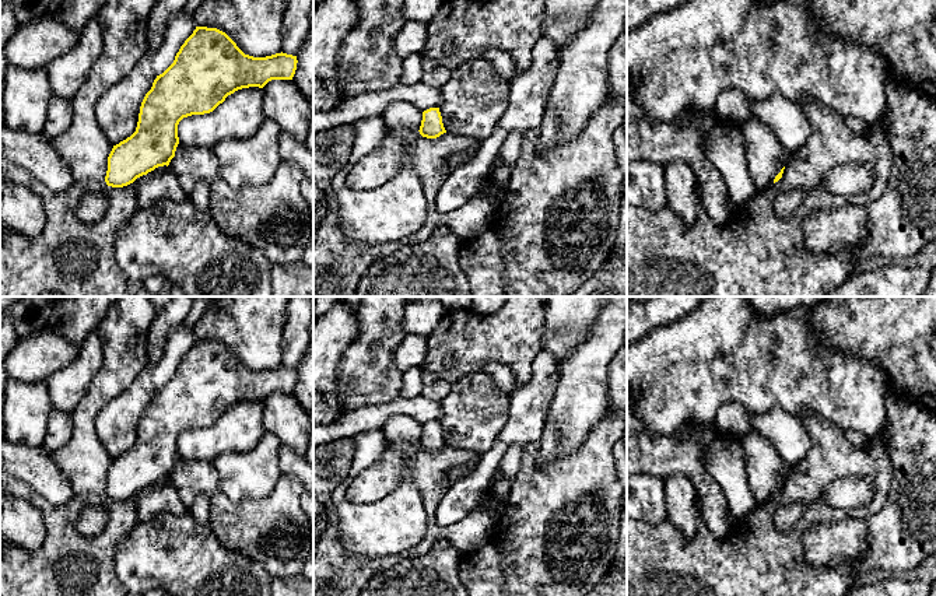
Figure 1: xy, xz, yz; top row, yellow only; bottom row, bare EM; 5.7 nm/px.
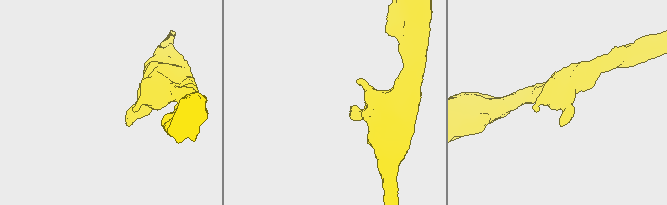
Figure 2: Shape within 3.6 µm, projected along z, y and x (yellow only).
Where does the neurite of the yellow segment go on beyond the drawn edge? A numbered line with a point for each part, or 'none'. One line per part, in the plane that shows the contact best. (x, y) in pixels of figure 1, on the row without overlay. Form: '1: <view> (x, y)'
none

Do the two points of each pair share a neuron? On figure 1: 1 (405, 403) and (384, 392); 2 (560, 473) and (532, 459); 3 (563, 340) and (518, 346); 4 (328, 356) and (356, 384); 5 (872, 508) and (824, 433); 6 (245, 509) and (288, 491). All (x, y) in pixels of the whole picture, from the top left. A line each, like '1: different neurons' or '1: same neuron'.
1: different neurons
2: same neuron
3: different neurons
4: different neurons
5: same neuron
6: same neuron

